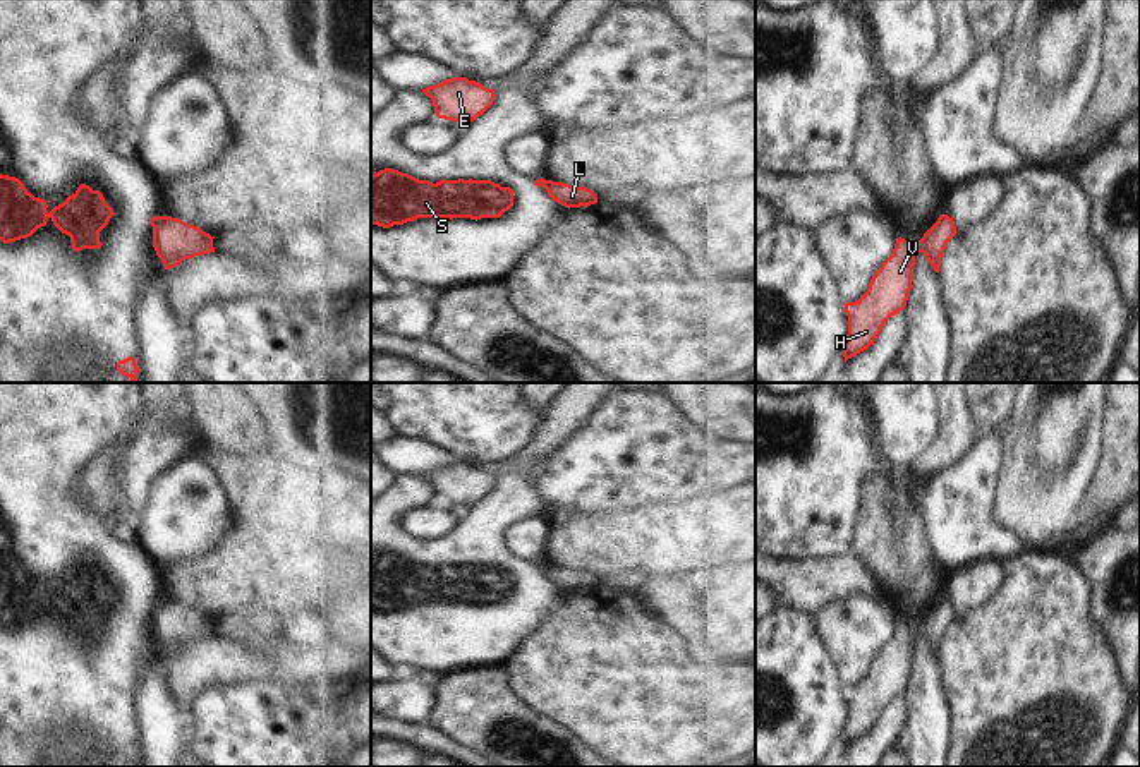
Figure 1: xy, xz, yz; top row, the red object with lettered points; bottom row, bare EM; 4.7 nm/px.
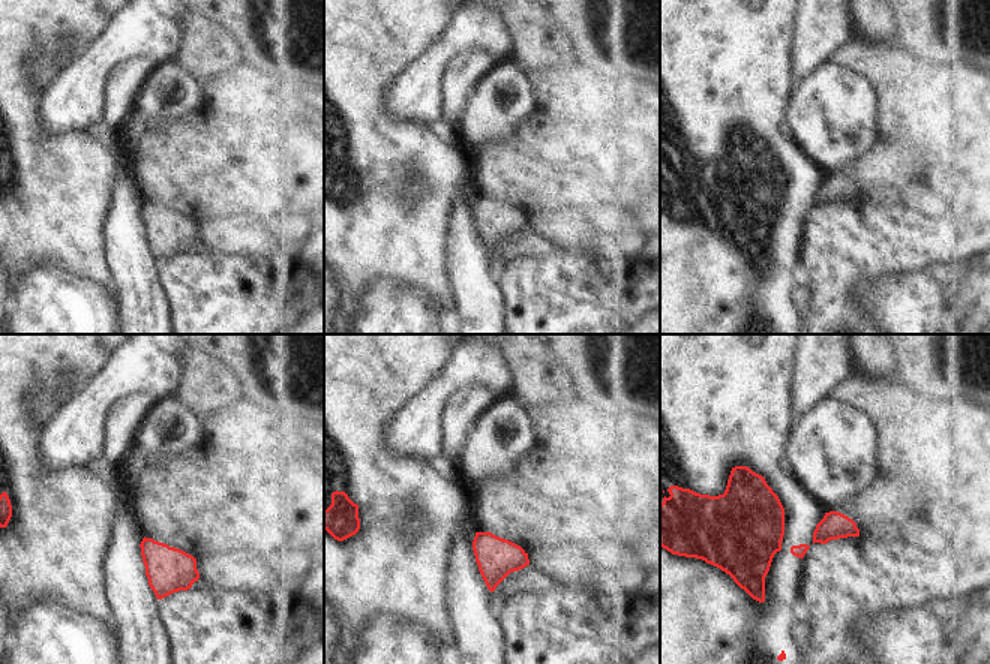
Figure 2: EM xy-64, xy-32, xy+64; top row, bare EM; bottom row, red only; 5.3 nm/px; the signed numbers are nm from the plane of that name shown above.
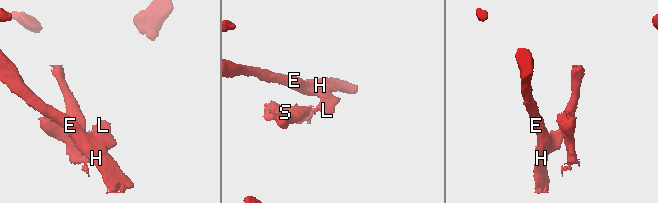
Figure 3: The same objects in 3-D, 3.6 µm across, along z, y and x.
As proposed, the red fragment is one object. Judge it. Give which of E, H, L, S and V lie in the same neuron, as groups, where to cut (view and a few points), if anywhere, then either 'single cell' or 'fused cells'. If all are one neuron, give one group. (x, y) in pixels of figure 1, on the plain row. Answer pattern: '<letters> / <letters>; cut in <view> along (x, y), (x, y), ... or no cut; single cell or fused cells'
E H L V / S; cut in xy along (162, 601), (153, 611); fused cells

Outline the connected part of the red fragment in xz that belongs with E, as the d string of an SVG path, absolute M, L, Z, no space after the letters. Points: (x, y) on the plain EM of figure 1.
M452 462L422 474L433 486L438 503L452 506L472 506L494 486L494 475L467 462Z

